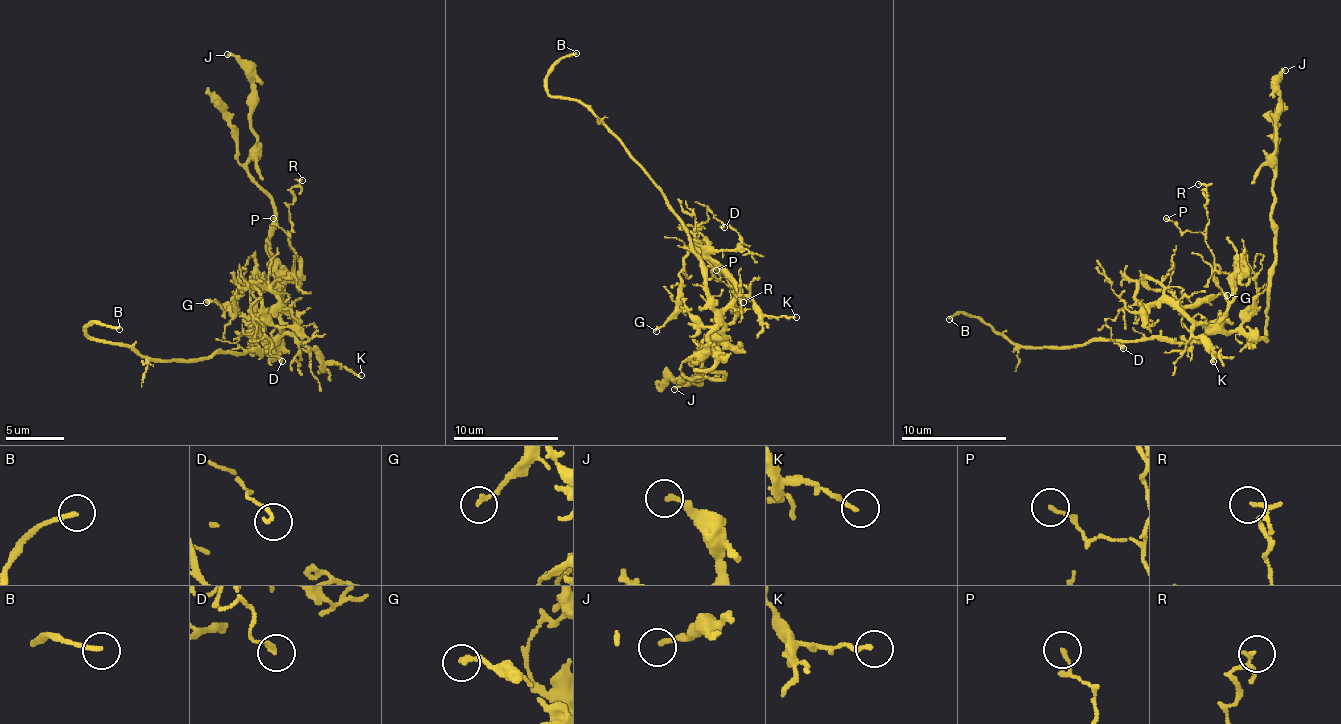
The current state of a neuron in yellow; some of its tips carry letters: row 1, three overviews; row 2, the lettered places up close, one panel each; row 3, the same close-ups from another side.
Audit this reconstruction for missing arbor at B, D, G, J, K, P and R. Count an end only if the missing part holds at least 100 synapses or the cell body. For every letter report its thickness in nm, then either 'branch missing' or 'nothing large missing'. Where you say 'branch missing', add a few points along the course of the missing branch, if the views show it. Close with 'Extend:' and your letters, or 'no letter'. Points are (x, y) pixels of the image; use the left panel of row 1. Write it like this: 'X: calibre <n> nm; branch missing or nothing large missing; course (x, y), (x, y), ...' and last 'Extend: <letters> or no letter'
B: calibre 180 nm; branch missing; course (119, 329), (151, 323), (189, 305)
D: calibre 150 nm; nothing large missing
G: calibre 170 nm; nothing large missing
J: calibre 190 nm; nothing large missing
K: calibre 150 nm; nothing large missing
P: calibre 120 nm; nothing large missing
R: calibre 110 nm; nothing large missing
Extend: B

